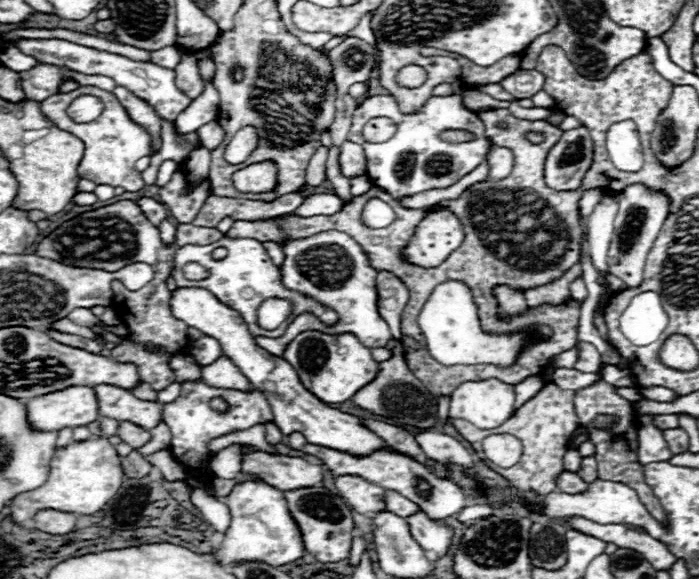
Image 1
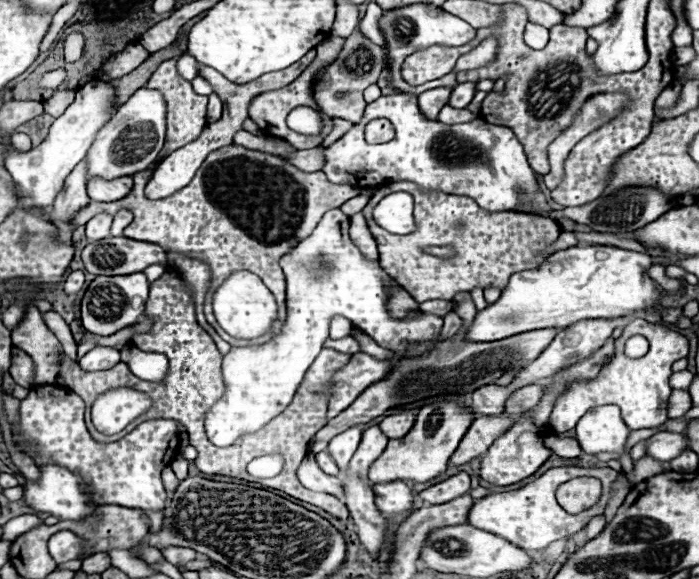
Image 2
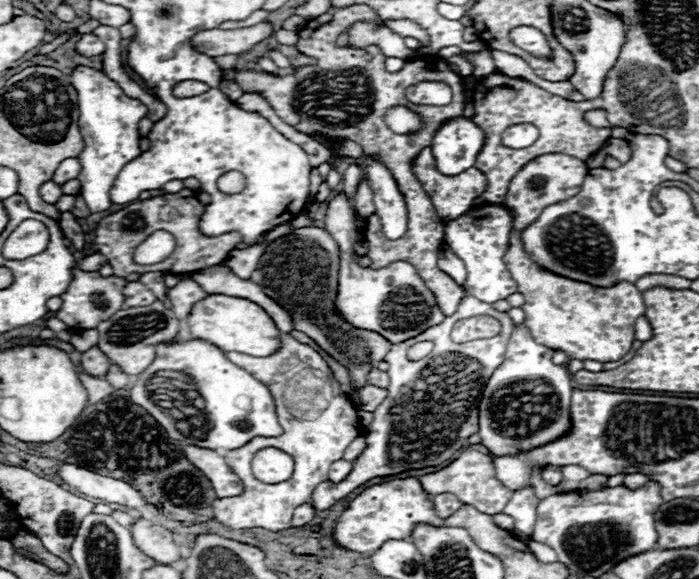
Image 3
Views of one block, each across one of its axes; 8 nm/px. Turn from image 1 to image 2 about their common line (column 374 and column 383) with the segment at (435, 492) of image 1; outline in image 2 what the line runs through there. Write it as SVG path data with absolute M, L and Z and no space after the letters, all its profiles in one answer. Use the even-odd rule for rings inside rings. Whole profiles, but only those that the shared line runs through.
M434 402L424 406L414 422L414 428L402 440L390 440L382 456L374 460L368 470L368 478L374 484L388 484L396 480L412 480L412 482L428 482L446 472L448 460L458 448L462 436L472 424L472 412L454 402Z

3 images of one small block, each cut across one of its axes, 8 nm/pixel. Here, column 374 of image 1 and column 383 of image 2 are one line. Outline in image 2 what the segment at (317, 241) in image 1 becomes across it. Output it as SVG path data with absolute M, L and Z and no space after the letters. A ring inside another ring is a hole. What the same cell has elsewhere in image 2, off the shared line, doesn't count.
M340 208L324 214L314 232L296 248L280 258L286 274L286 306L288 318L282 334L262 346L232 348L222 362L226 394L206 414L206 434L216 446L230 446L240 434L256 432L274 416L286 410L296 394L306 370L328 340L328 324L336 314L346 316L362 328L376 344L400 354L400 344L414 346L436 340L442 330L440 316L416 312L406 320L388 316L386 282L390 276L378 262L366 260L358 246L348 238L348 216Z

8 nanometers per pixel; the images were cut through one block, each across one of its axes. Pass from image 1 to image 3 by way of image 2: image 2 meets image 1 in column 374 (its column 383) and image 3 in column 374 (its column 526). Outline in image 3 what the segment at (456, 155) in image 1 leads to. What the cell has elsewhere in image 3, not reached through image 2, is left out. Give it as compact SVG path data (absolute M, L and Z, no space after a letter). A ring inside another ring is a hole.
M364 160L370 188L374 192L376 214L386 238L396 240L408 228L408 210L392 174L376 160Z

